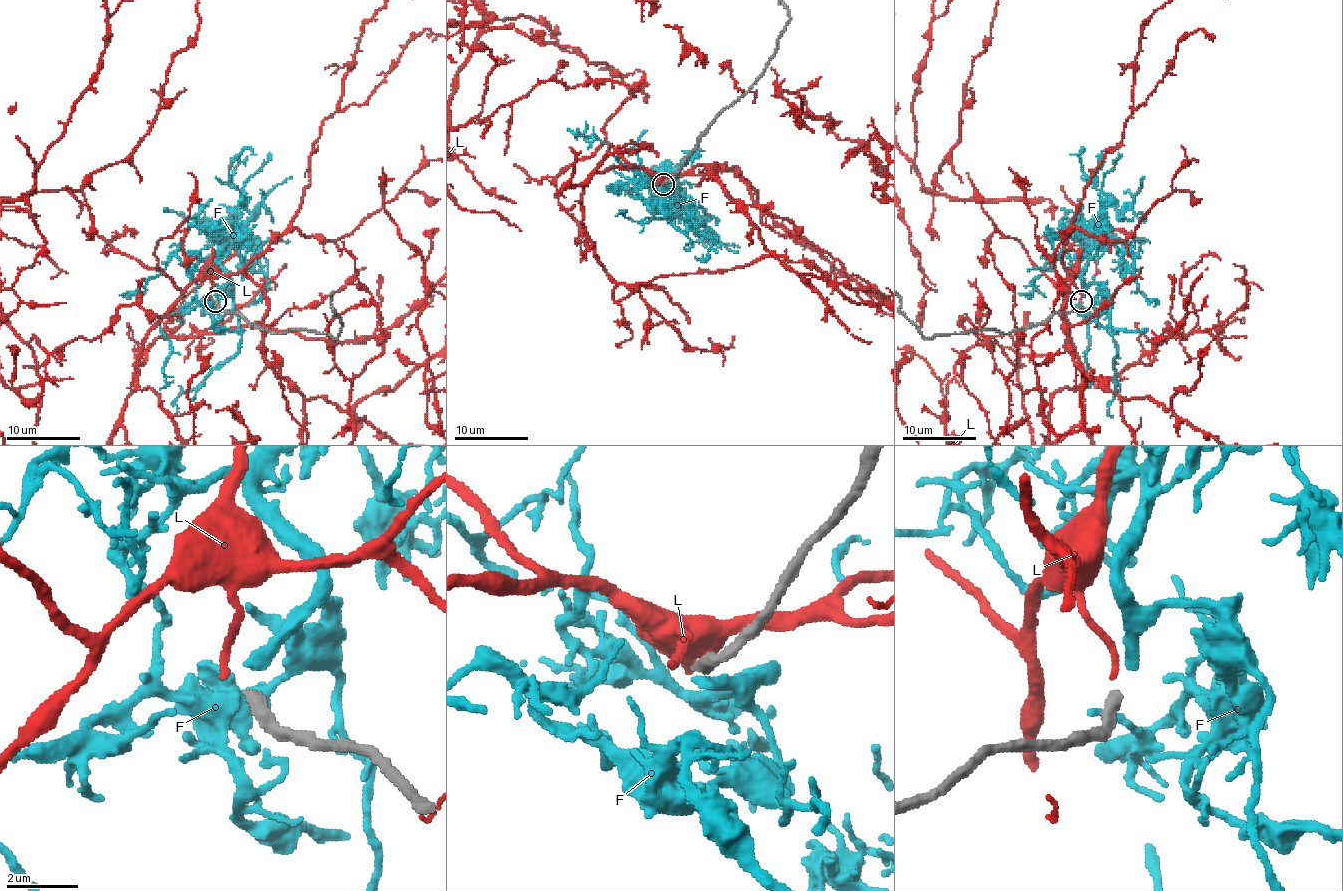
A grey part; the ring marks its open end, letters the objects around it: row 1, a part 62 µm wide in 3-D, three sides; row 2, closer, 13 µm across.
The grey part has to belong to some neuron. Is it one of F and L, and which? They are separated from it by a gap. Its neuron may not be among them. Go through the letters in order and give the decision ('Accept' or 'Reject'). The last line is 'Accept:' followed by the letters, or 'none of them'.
F: Accept
L: Reject
Accept: F

